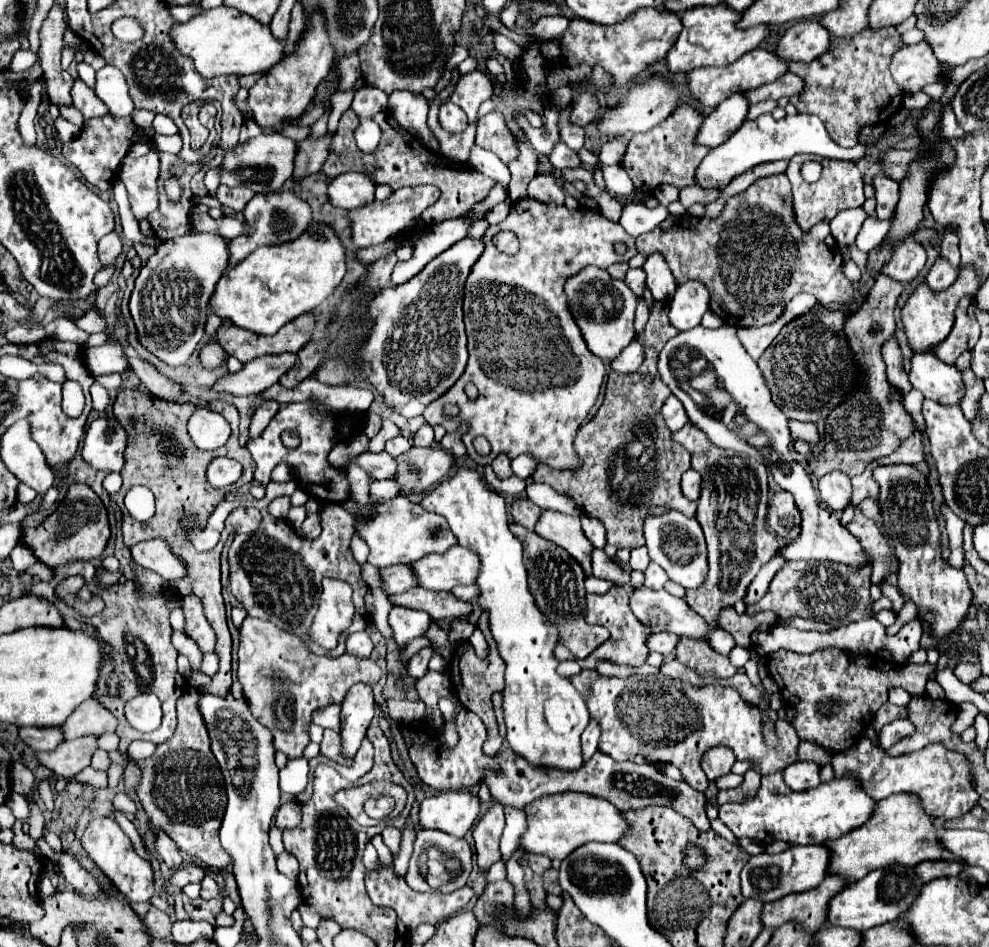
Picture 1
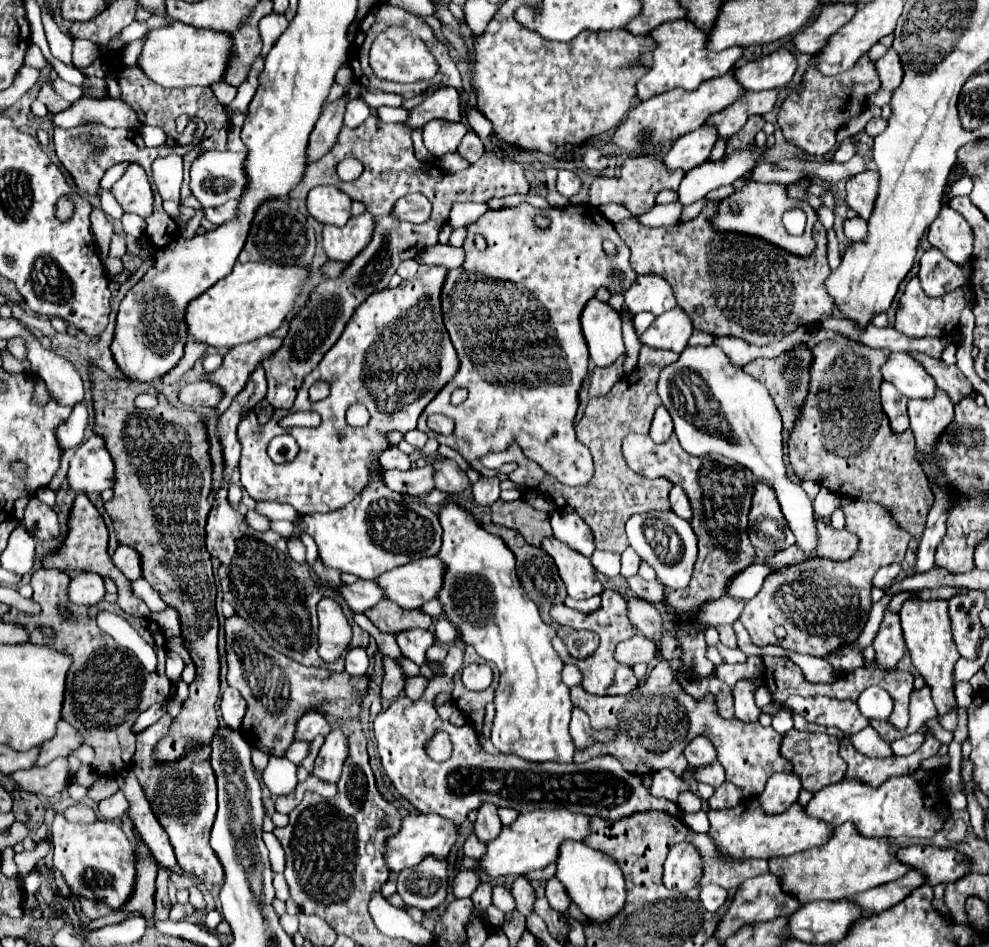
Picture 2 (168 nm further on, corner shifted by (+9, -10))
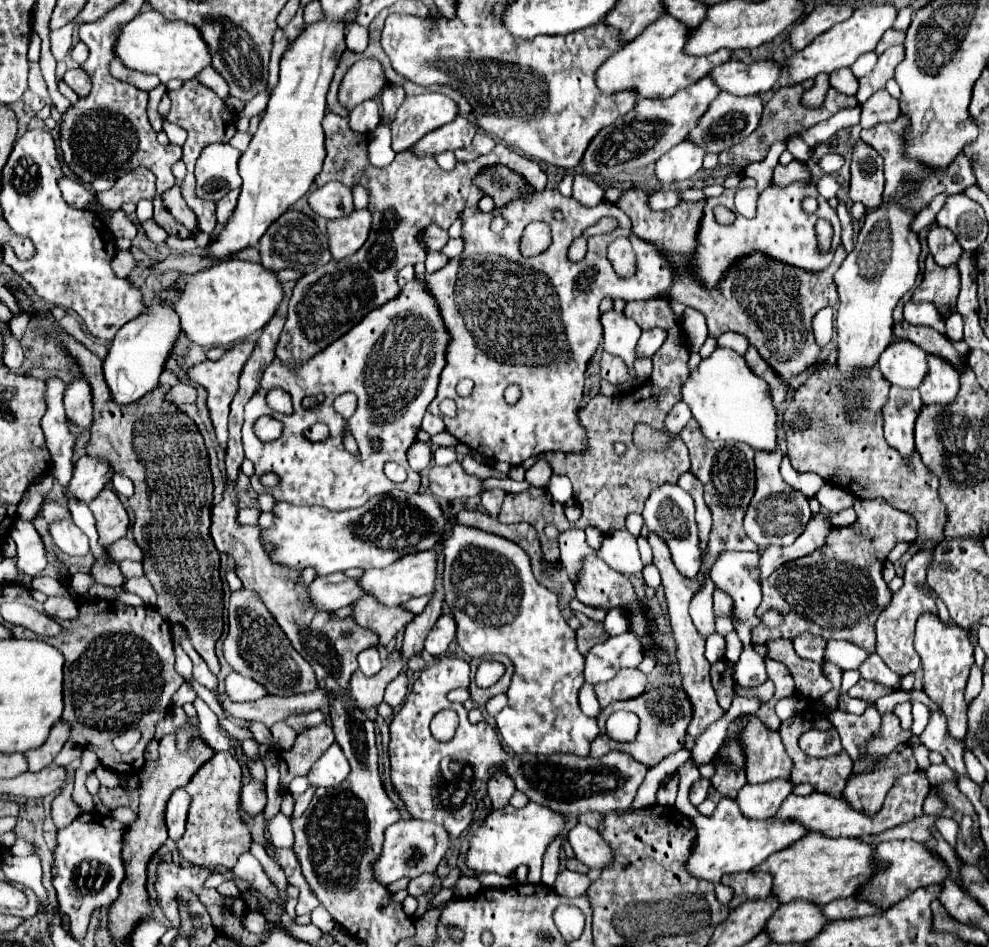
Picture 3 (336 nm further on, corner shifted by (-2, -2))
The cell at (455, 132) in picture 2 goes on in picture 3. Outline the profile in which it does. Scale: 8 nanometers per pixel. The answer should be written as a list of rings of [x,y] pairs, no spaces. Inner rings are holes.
[[[457,116],[453,122],[429,132],[427,136],[423,136],[419,142],[415,142],[409,150],[415,156],[425,156],[425,154],[441,154],[447,150],[457,150],[457,148],[465,148],[467,144],[471,144],[473,136],[475,136],[477,128],[473,122],[465,120],[463,116]]]

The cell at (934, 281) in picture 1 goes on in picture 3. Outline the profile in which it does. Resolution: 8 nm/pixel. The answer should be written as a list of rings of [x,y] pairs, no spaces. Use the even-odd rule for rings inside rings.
[[[931,226],[929,228],[927,244],[929,244],[929,250],[931,250],[935,262],[941,266],[957,264],[957,260],[961,258],[961,252],[963,252],[955,234],[943,226]]]

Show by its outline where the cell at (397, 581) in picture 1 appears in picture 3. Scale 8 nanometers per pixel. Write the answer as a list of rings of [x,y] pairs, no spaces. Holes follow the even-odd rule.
[[[337,572],[337,574],[315,578],[307,586],[307,594],[309,594],[311,606],[315,606],[315,610],[335,612],[343,606],[353,604],[357,598],[361,598],[363,590],[359,588],[357,580],[347,578],[345,574]]]

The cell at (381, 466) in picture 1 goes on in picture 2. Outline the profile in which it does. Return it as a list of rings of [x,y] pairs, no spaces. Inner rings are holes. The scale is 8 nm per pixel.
[[[410,468],[408,472],[400,470],[384,470],[384,484],[390,490],[400,492],[402,496],[422,496],[424,492],[434,488],[432,482],[432,468]]]

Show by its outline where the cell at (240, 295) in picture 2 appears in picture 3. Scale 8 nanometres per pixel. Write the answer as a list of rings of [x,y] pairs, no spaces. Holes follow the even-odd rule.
[[[225,260],[207,270],[185,274],[171,288],[179,292],[177,302],[171,306],[181,318],[181,332],[189,342],[203,348],[231,346],[261,332],[283,298],[283,288],[271,270],[241,260]]]

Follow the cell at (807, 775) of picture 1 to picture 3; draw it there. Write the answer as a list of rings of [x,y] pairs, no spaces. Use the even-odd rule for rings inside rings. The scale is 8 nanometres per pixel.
[[[773,780],[765,784],[745,784],[735,802],[739,804],[739,810],[743,816],[751,820],[765,820],[775,816],[779,804],[791,794],[793,784],[791,780]]]

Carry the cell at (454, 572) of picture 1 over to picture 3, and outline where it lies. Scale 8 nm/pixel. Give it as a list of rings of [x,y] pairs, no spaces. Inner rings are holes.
[[[433,550],[431,552],[413,552],[411,556],[403,556],[383,570],[377,570],[377,568],[365,570],[363,576],[357,580],[357,584],[363,588],[363,592],[367,596],[373,596],[383,606],[399,606],[401,602],[407,602],[409,598],[433,592],[435,568],[437,568],[437,556]]]

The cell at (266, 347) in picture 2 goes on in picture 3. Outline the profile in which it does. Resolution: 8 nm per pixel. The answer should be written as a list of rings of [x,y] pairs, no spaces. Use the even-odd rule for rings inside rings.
[[[239,342],[239,344],[233,344],[221,360],[217,362],[211,362],[211,360],[205,360],[201,364],[195,364],[187,370],[187,376],[191,382],[203,386],[207,390],[207,408],[209,408],[209,416],[211,416],[211,422],[213,422],[213,428],[215,428],[215,436],[217,436],[217,442],[221,446],[221,450],[225,452],[227,450],[227,416],[229,416],[229,404],[237,392],[237,380],[239,380],[239,374],[243,370],[243,364],[247,362],[247,358],[251,356],[255,348],[255,342]]]

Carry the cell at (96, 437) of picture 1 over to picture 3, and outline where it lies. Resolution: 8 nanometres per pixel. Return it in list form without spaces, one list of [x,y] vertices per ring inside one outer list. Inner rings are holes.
[[[83,456],[75,462],[73,478],[67,486],[67,498],[75,498],[79,502],[89,504],[97,498],[97,494],[111,482],[113,470],[103,464],[103,460],[93,456]]]

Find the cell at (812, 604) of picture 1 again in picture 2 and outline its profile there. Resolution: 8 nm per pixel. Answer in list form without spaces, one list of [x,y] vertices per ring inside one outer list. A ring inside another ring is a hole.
[[[854,500],[844,508],[844,516],[846,528],[860,538],[860,548],[850,560],[834,562],[812,558],[784,566],[772,572],[764,580],[762,590],[746,604],[740,620],[756,646],[778,644],[800,654],[826,656],[860,636],[872,606],[872,578],[882,566],[904,560],[910,536],[892,524],[890,512],[876,502]],[[776,628],[784,628],[784,638],[776,636]]]

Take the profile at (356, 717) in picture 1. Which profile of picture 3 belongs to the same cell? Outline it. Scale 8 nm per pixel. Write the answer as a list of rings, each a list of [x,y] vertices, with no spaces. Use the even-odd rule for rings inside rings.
[[[331,744],[329,750],[311,768],[311,772],[307,774],[307,780],[309,780],[309,786],[315,786],[315,788],[319,786],[331,788],[343,782],[347,774],[349,774],[349,764],[347,764],[347,758],[343,756],[343,750],[337,744]]]

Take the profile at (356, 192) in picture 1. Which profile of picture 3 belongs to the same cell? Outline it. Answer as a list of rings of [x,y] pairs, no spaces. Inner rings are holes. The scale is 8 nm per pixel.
[[[327,182],[309,194],[309,208],[327,220],[333,220],[351,214],[355,206],[351,190],[347,186],[339,182]]]

